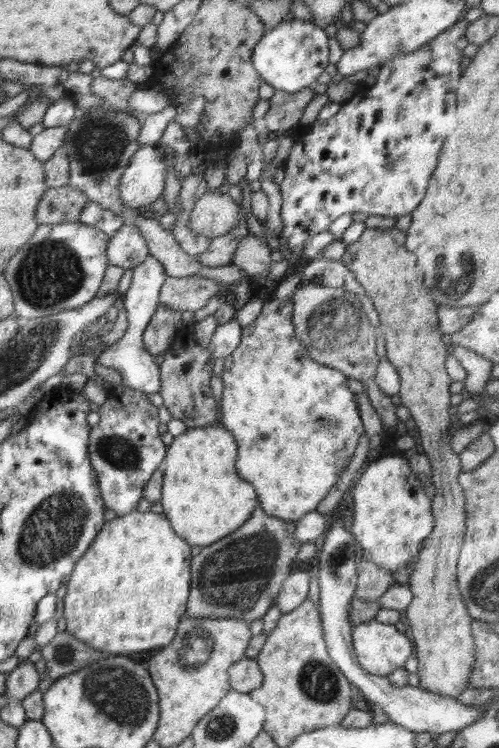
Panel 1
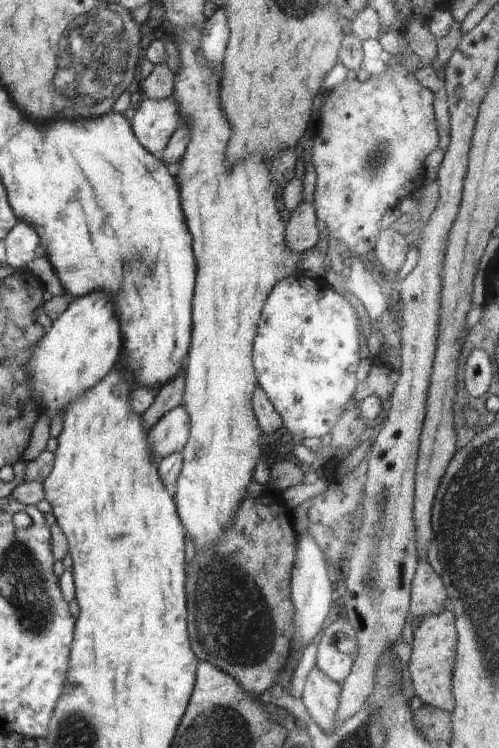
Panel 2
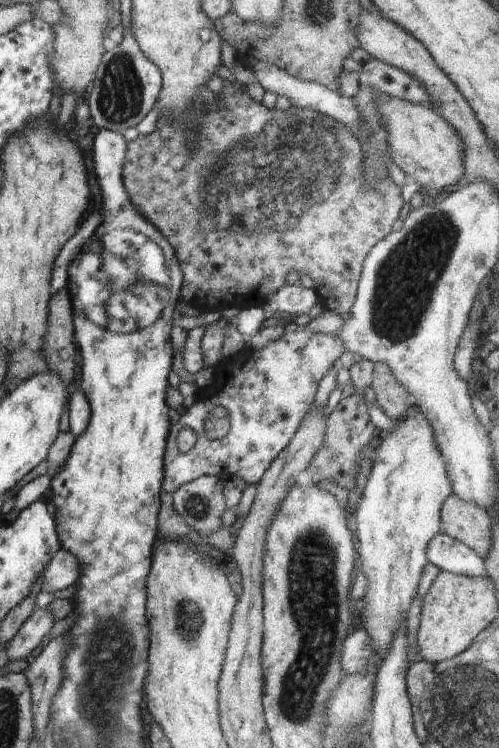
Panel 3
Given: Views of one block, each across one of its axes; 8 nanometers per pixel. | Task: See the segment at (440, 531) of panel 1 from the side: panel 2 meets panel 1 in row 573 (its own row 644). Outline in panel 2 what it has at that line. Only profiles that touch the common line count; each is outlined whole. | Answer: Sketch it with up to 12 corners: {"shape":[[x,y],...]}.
{"shape":[[452,610],[413,632],[408,672],[424,705],[451,713],[457,648]]}

